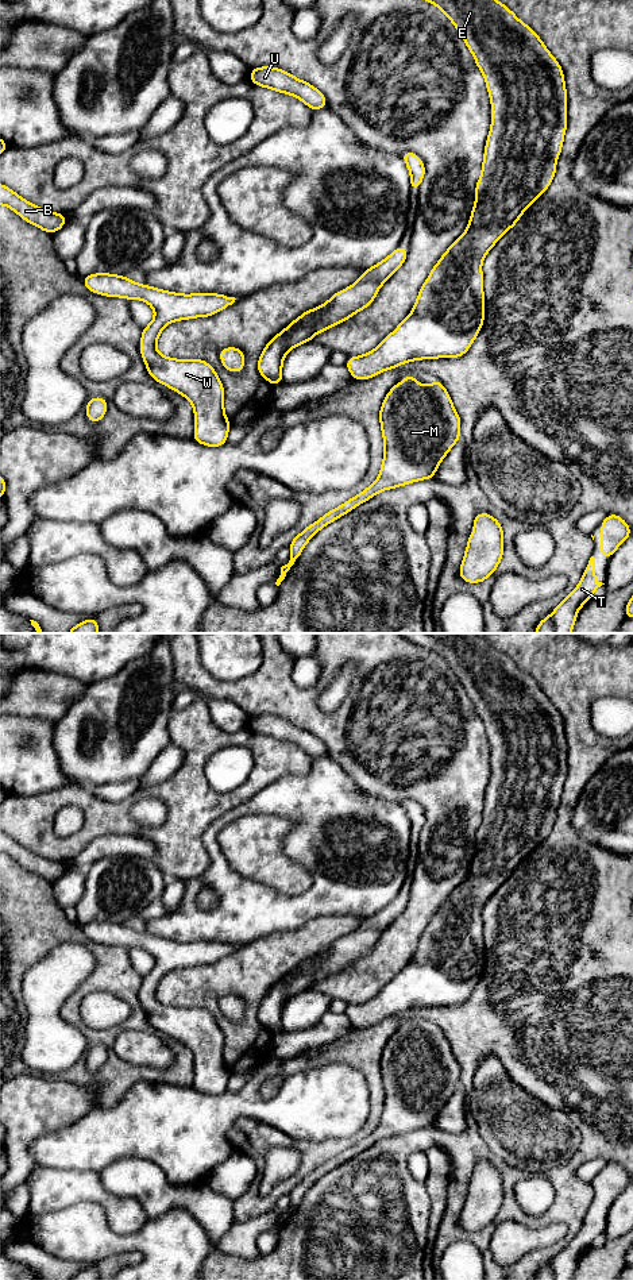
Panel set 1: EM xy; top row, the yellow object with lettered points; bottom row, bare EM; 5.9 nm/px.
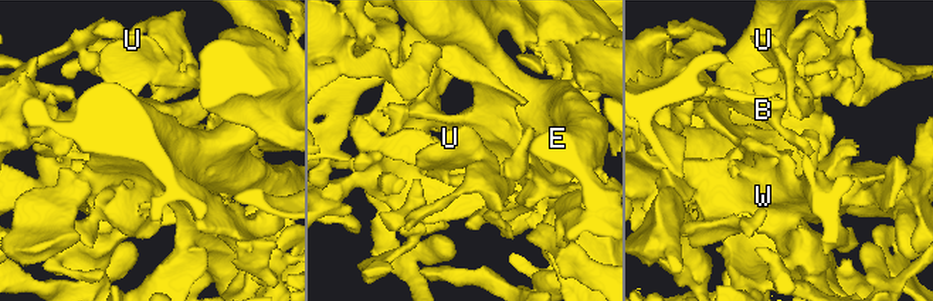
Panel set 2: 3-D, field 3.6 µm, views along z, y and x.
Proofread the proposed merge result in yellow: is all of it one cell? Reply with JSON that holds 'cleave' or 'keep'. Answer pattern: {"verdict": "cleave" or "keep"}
{"verdict": "keep"}

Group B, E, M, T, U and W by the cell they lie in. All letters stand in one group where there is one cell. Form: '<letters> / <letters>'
B E M T U W

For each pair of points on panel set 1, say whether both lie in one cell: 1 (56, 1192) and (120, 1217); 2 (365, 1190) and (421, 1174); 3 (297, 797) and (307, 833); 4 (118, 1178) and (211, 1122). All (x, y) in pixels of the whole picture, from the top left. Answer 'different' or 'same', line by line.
1: same
2: different
3: same
4: different

